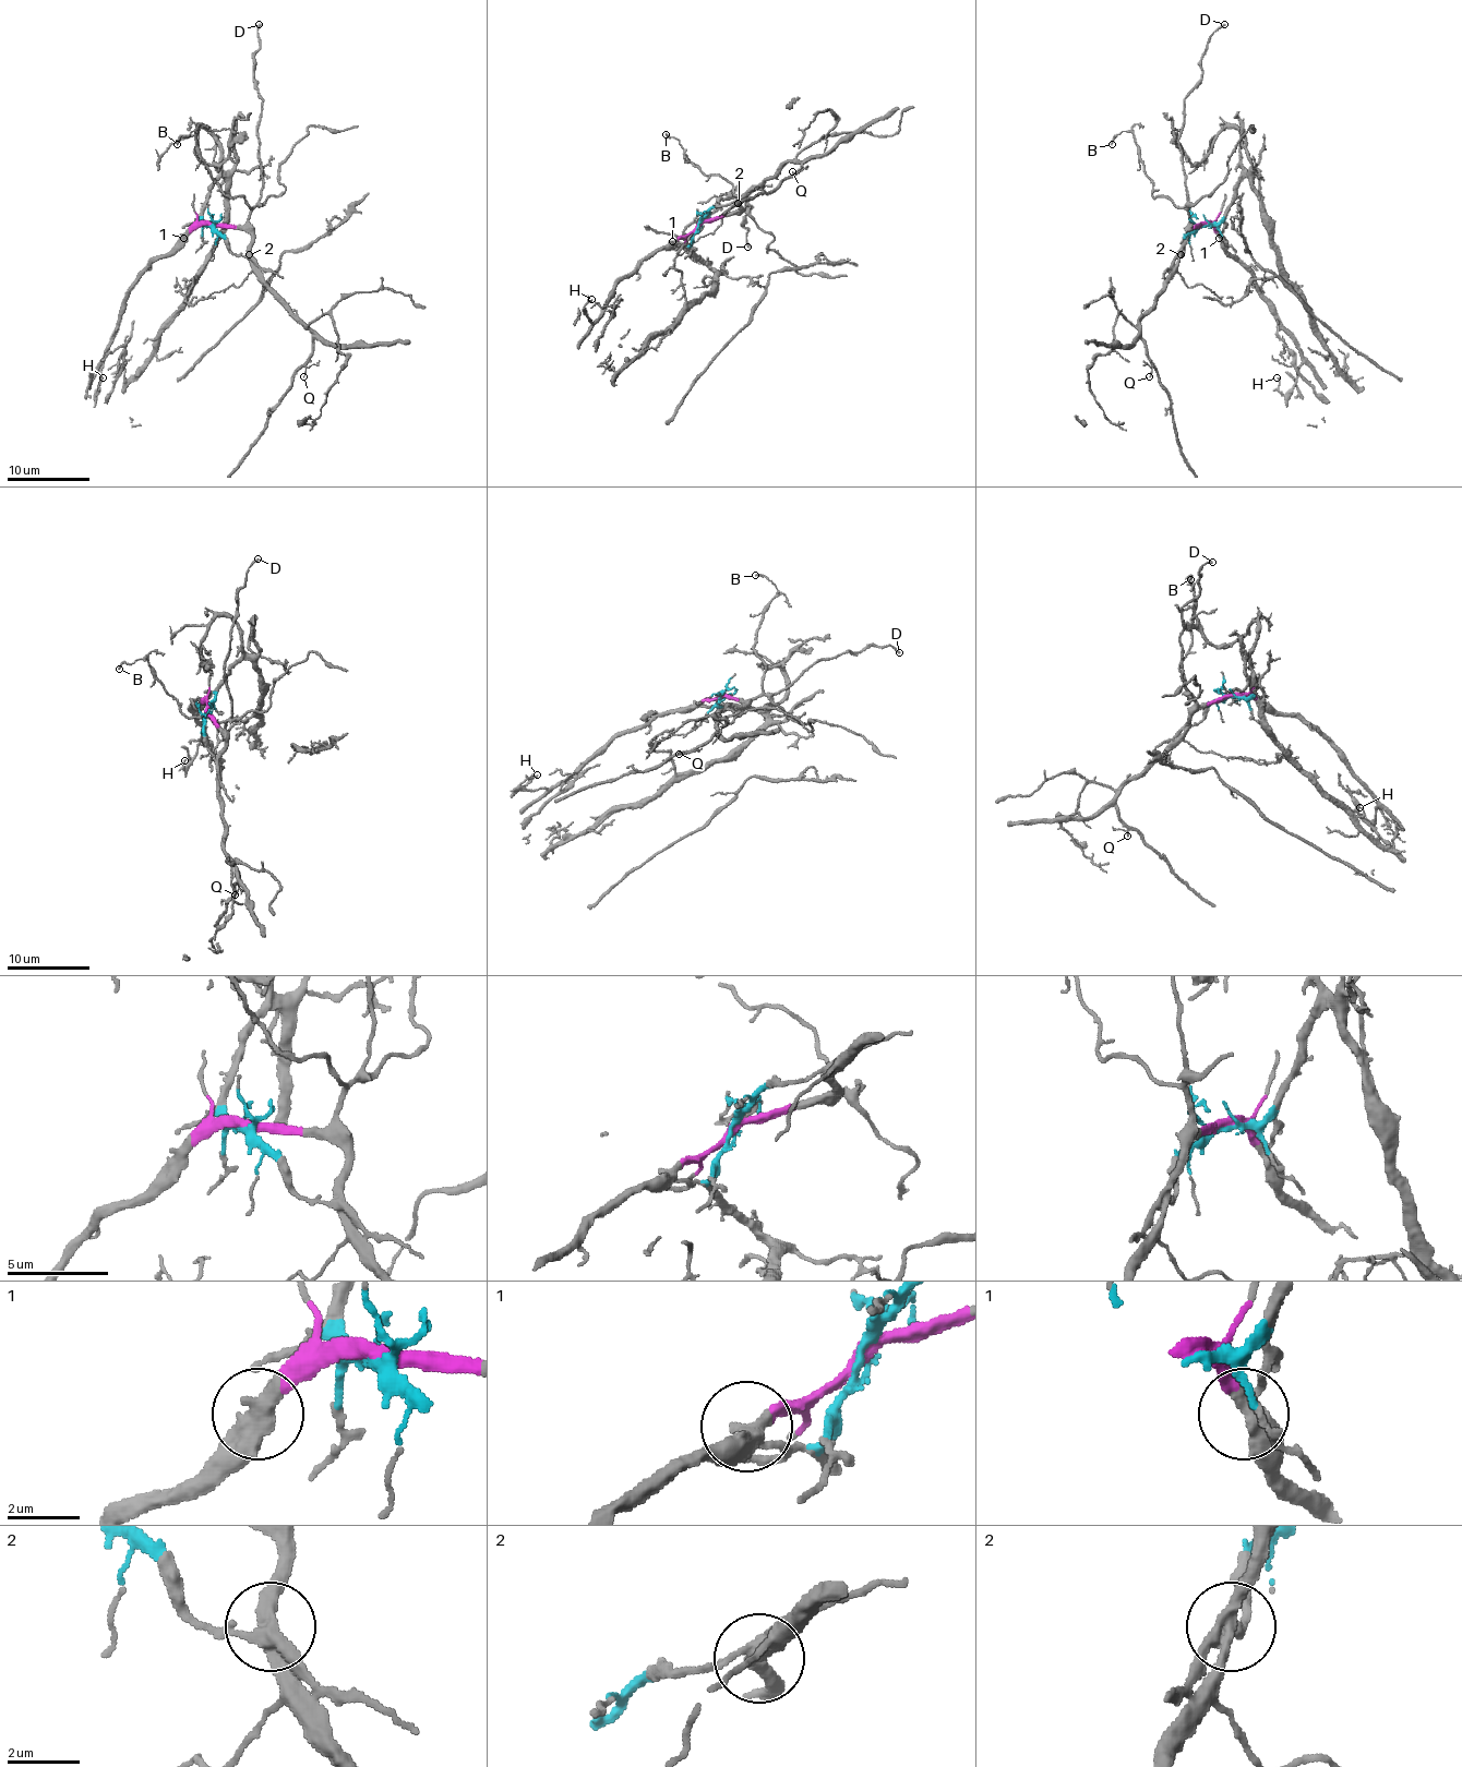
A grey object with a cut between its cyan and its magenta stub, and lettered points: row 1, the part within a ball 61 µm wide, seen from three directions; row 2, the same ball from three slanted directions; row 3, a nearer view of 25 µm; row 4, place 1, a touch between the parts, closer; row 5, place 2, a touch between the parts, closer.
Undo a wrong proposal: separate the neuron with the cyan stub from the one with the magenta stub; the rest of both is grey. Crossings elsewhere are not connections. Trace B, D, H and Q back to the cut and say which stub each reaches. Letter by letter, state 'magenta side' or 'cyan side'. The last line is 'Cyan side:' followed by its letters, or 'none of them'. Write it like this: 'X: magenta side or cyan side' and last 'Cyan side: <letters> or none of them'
B: magenta side
D: magenta side
H: magenta side
Q: magenta side
Cyan side: none of them

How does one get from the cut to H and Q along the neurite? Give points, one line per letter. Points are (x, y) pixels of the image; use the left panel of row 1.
H: (211, 225), (194, 227), (141, 275), (128, 297), (116, 336), (104, 357), (102, 382), (95, 394), (104, 377)
Q: (211, 225), (232, 225), (251, 236), (251, 271), (311, 332), (311, 355), (304, 363), (303, 377)

